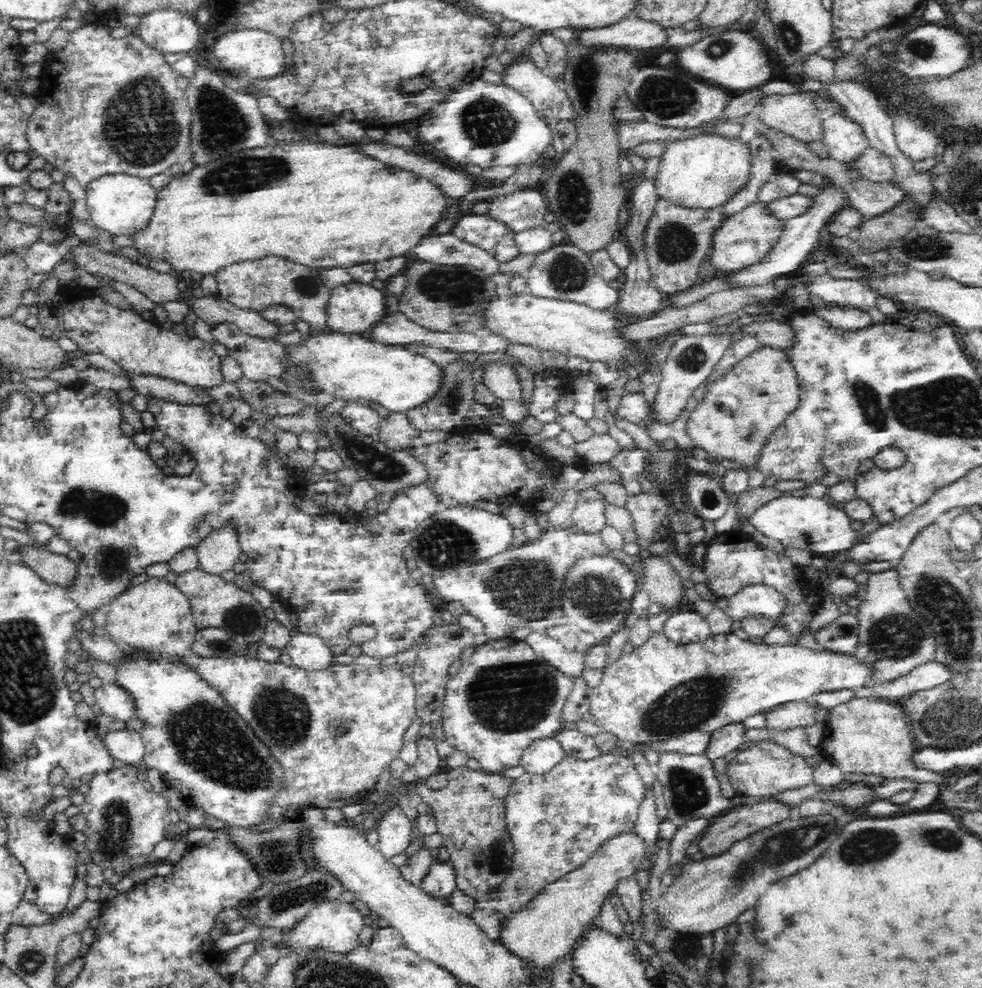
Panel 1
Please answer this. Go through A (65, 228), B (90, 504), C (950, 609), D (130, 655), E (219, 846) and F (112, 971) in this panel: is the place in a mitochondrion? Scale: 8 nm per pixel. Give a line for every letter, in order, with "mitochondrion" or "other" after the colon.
A: other
B: mitochondrion
C: mitochondrion
D: other
E: other
F: other

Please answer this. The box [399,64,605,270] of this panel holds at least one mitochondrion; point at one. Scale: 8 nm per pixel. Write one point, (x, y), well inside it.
(487, 124)

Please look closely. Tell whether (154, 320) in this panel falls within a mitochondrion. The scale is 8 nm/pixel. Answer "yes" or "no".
no

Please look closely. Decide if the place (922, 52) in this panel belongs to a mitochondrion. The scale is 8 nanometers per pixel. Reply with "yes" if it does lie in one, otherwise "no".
yes

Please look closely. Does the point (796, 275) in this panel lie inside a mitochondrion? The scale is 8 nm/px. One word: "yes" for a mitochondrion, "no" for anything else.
no

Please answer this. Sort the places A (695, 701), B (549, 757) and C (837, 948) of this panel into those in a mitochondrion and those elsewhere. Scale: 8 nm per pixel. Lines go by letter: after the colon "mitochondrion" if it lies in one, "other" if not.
A: mitochondrion
B: other
C: other

